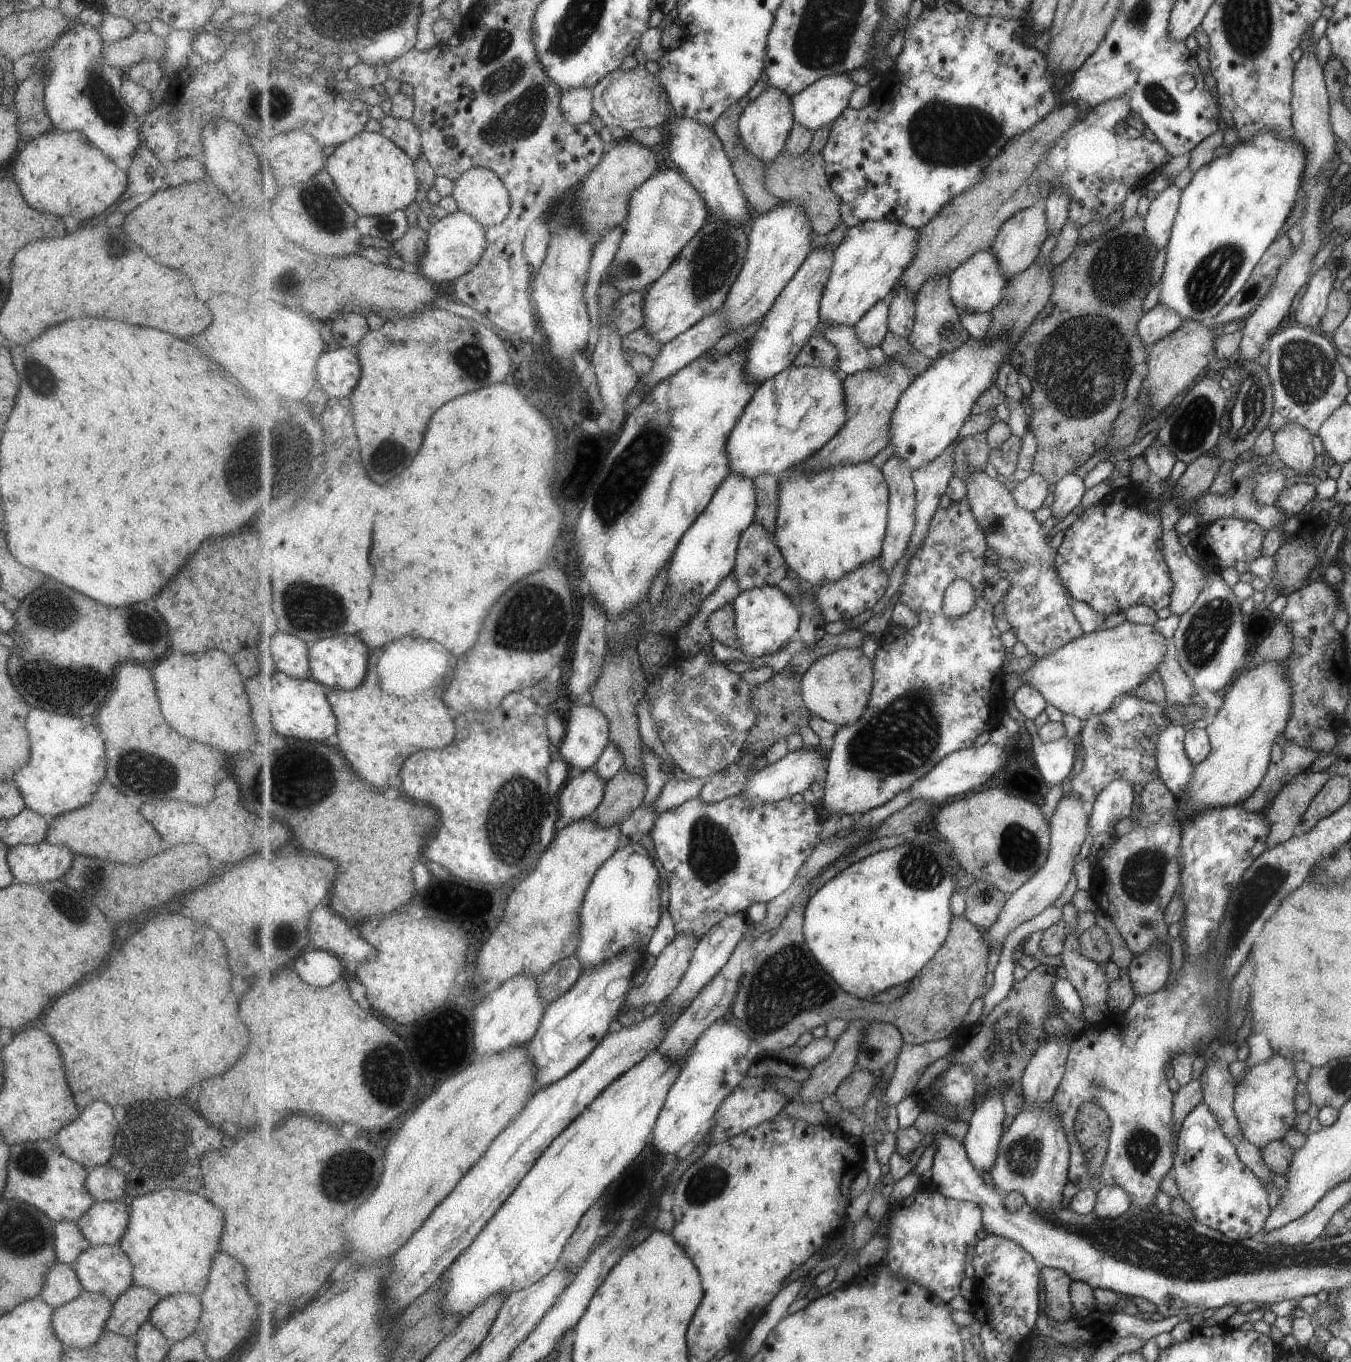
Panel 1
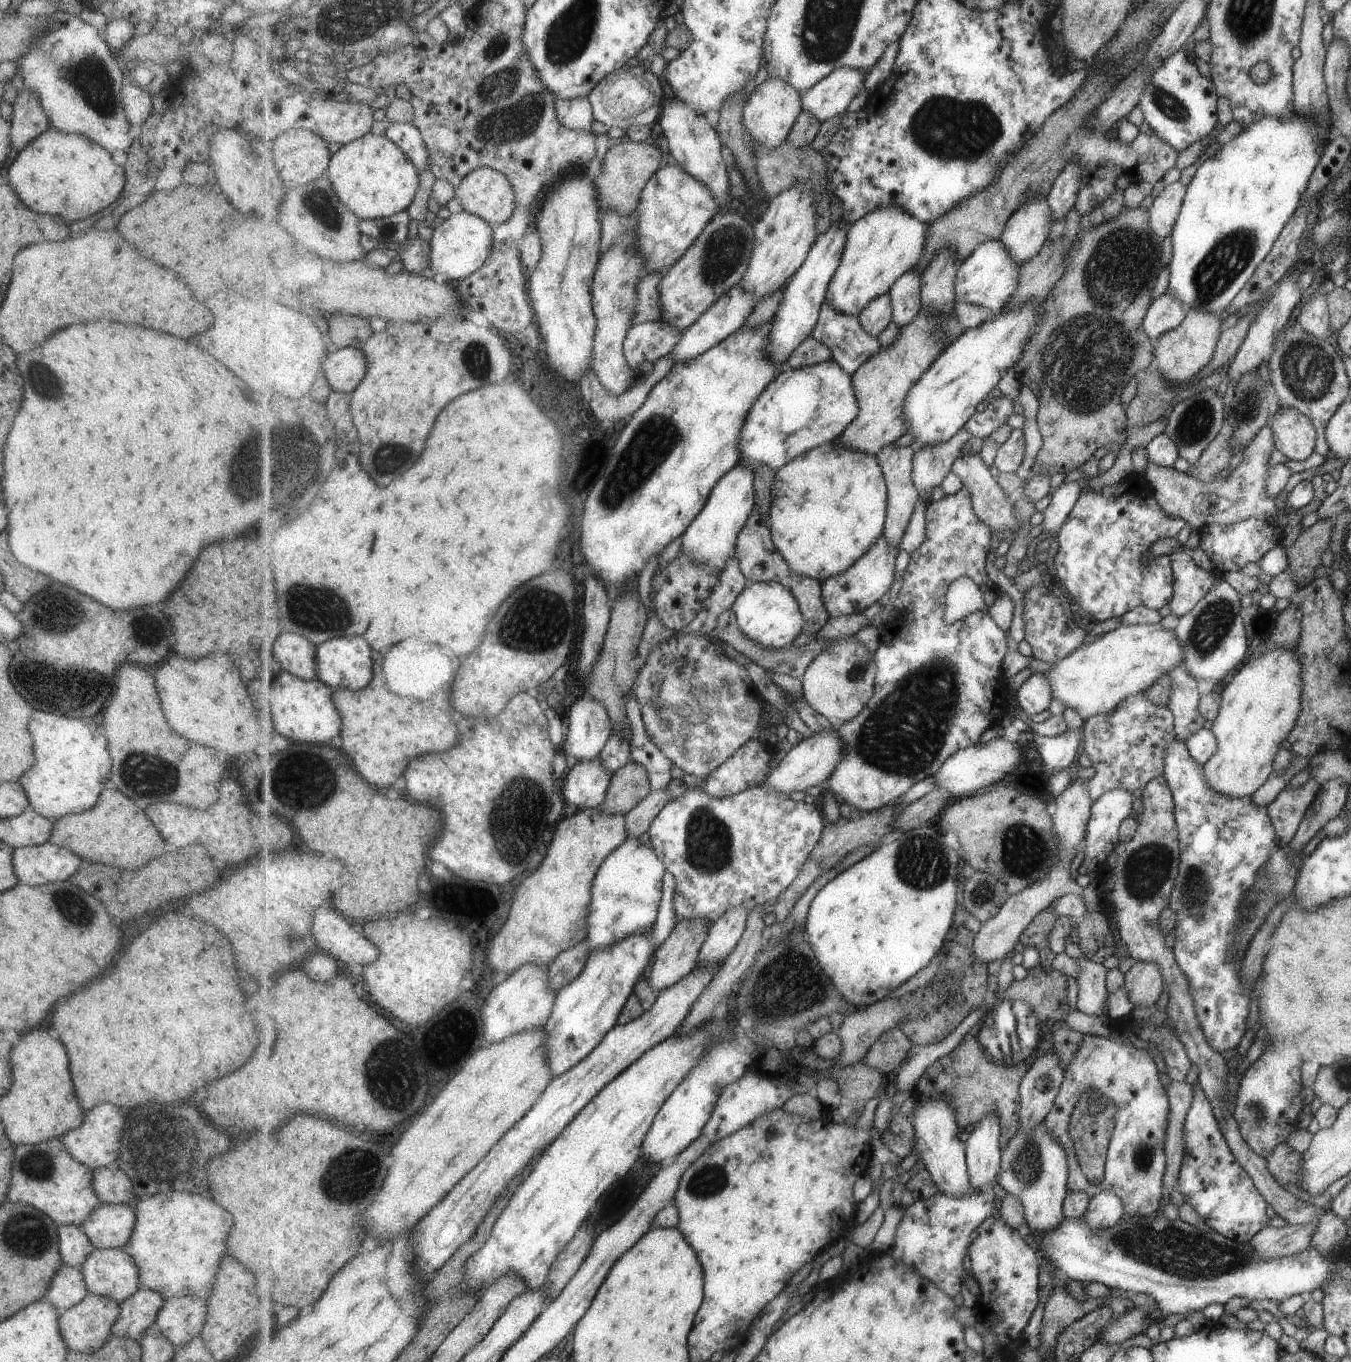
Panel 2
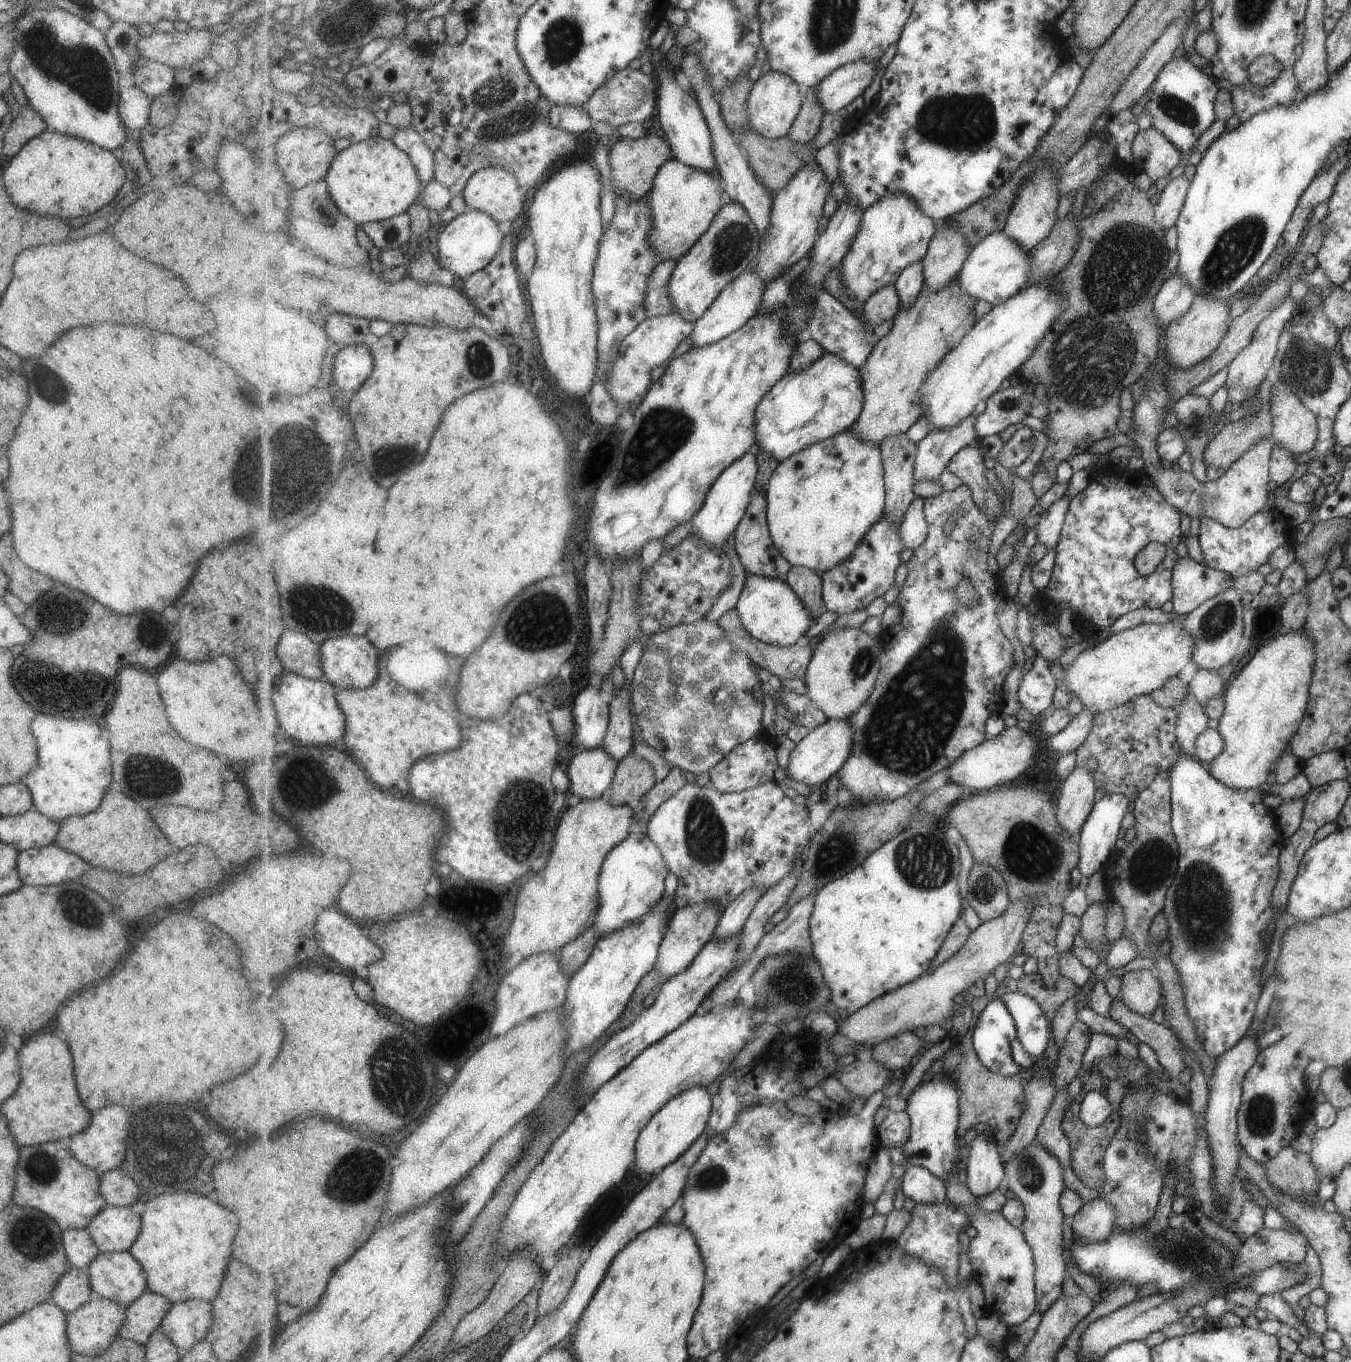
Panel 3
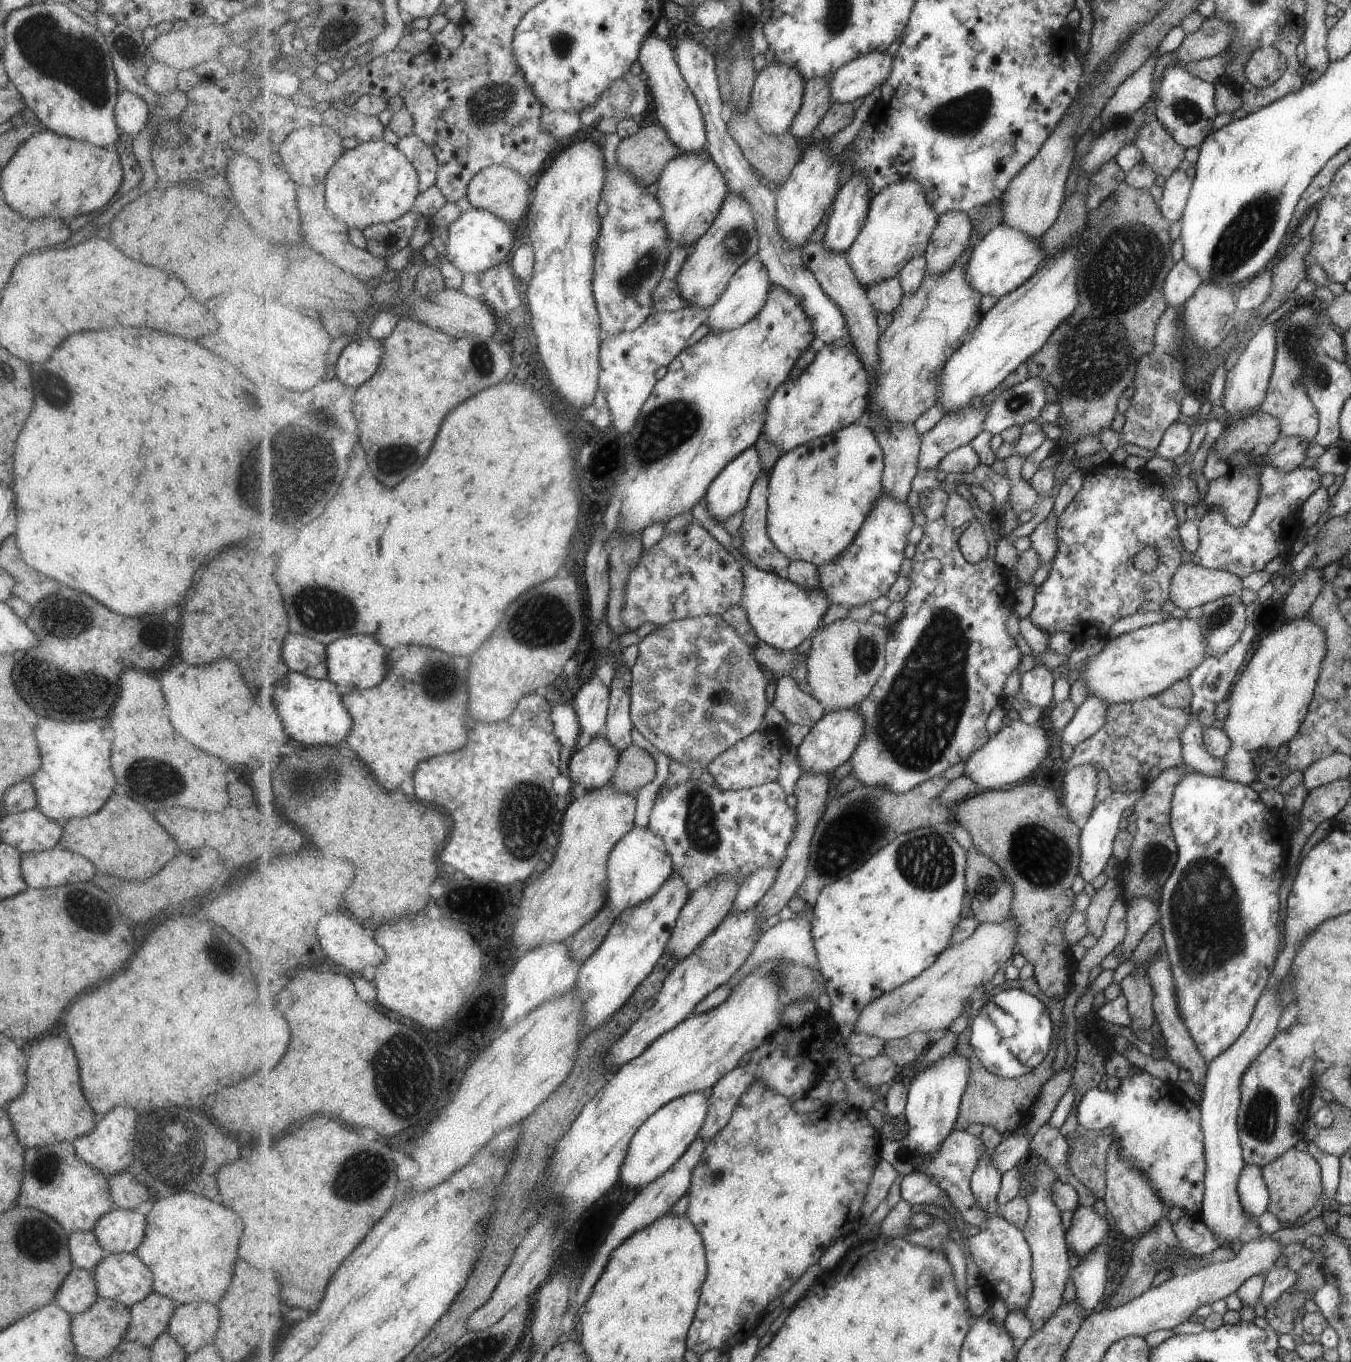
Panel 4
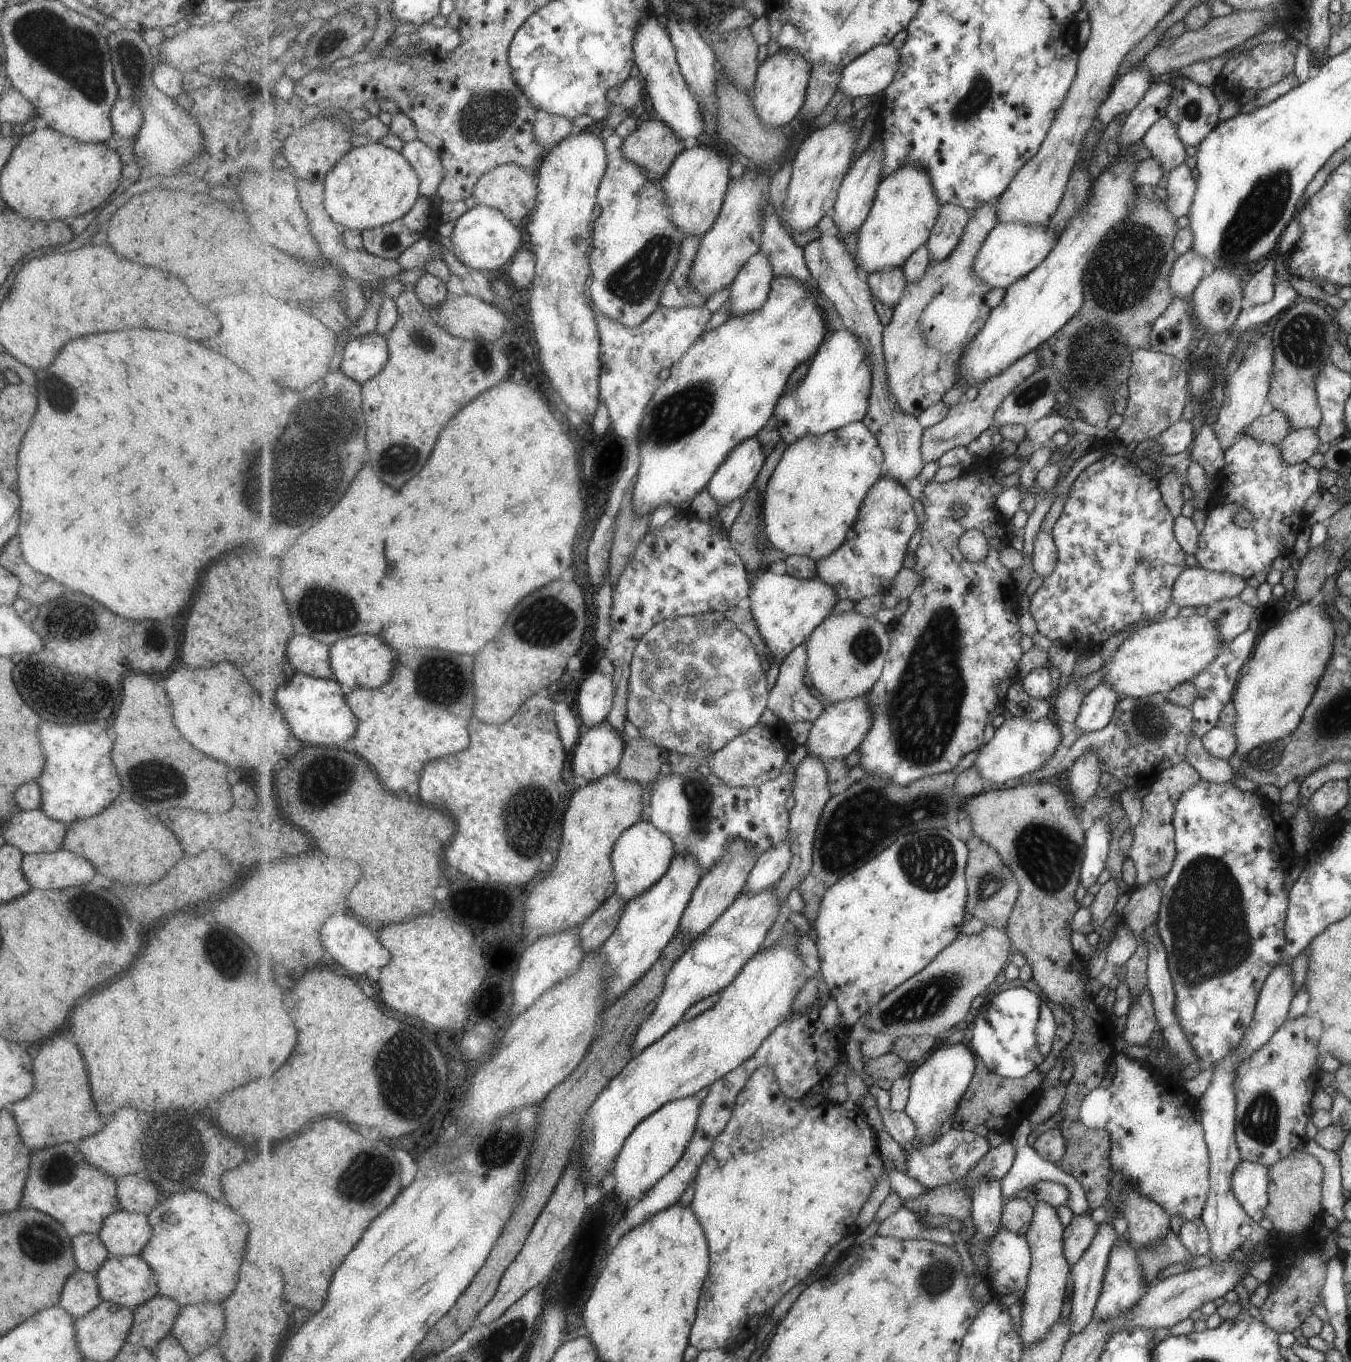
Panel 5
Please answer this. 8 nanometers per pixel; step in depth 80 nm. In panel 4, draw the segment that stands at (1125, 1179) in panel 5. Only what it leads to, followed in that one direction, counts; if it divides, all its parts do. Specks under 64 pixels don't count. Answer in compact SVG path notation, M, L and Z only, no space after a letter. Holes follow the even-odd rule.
M1146 1071L1134 1072L1120 1078L1114 1092L1098 1087L1085 1091L1076 1108L1077 1122L1088 1131L1111 1127L1114 1140L1120 1145L1119 1156L1139 1169L1147 1177L1148 1183L1156 1190L1166 1207L1181 1208L1184 1214L1198 1215L1203 1205L1204 1172L1207 1161L1204 1159L1203 1129L1200 1127L1200 1107L1192 1102L1177 1087L1176 1083L1161 1081Z

